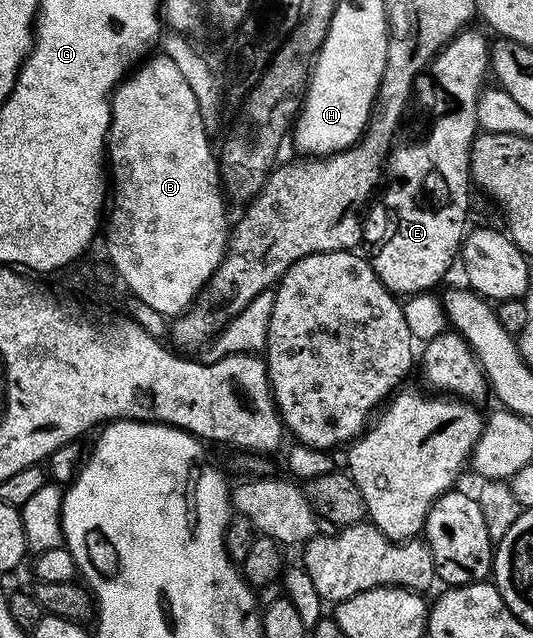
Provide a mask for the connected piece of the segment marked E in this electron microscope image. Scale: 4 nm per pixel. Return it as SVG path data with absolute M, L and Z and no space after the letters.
M466 27L462 29L461 32L456 33L455 36L450 37L449 40L444 42L441 48L437 50L431 61L431 74L436 81L438 90L440 90L444 96L446 93L446 95L450 97L449 110L447 110L446 113L443 114L442 117L430 127L429 134L427 134L422 141L413 141L410 145L399 146L400 144L398 144L387 157L388 176L390 173L390 175L397 180L391 182L389 186L387 186L388 184L384 186L384 189L386 188L385 209L389 212L390 219L393 220L393 234L391 234L390 237L387 238L377 250L374 251L374 253L371 253L371 264L373 270L375 270L375 272L379 275L381 282L383 282L383 284L389 288L389 292L394 295L402 295L401 293L405 293L404 295L412 295L415 293L427 293L436 290L436 285L444 279L445 272L452 267L453 261L455 265L455 262L458 260L461 252L461 243L465 240L467 232L467 224L465 225L465 220L469 217L469 189L471 190L471 178L469 175L469 168L471 167L471 147L473 146L473 141L477 138L477 134L479 132L477 128L477 100L480 99L483 92L483 86L486 84L486 82L484 83L485 73L487 77L487 74L491 69L491 62L489 59L489 51L491 48L490 38L485 38L479 30L473 28L474 27Z

